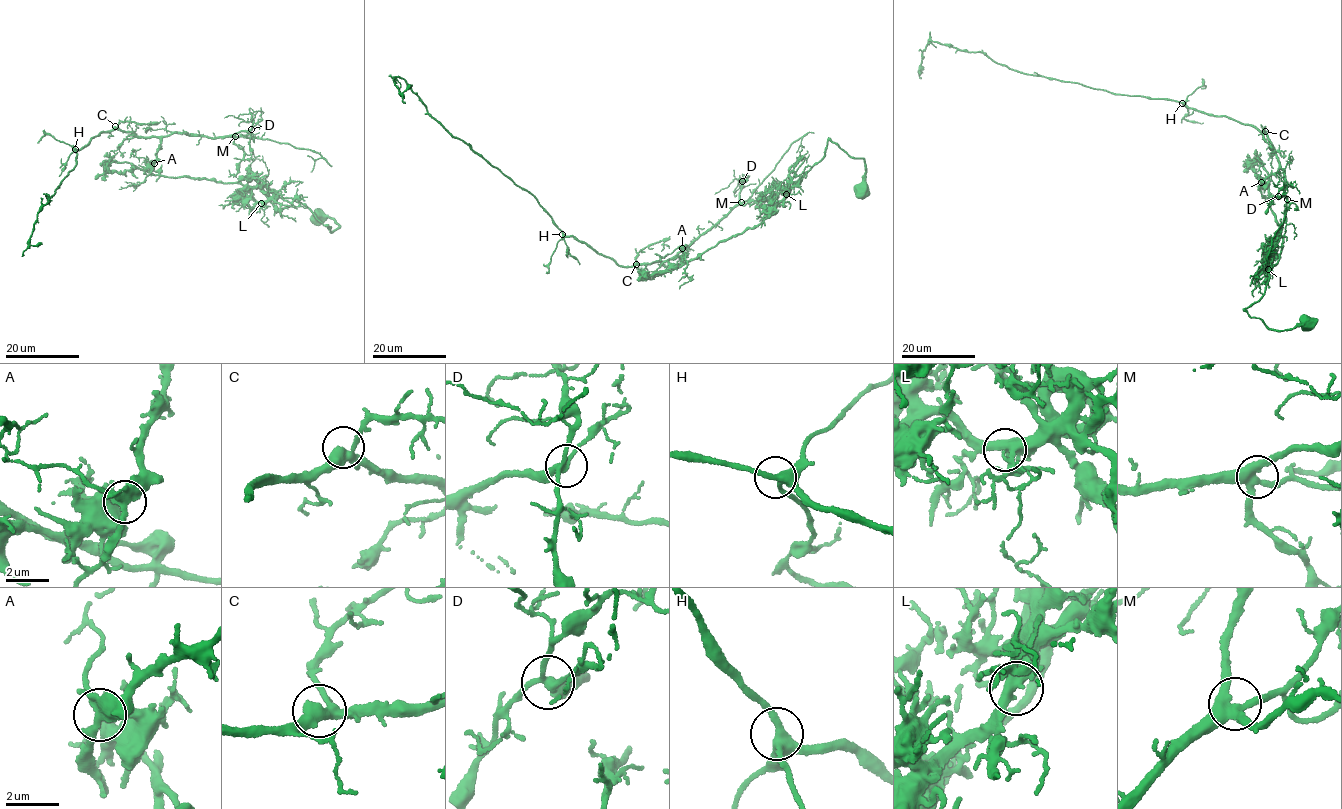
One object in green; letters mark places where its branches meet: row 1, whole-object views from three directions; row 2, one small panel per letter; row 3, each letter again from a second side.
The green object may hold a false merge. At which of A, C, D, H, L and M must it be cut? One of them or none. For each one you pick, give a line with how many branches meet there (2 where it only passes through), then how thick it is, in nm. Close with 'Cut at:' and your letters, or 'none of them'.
A: 4 branches meet; 380 nm thick
Cut at: A

